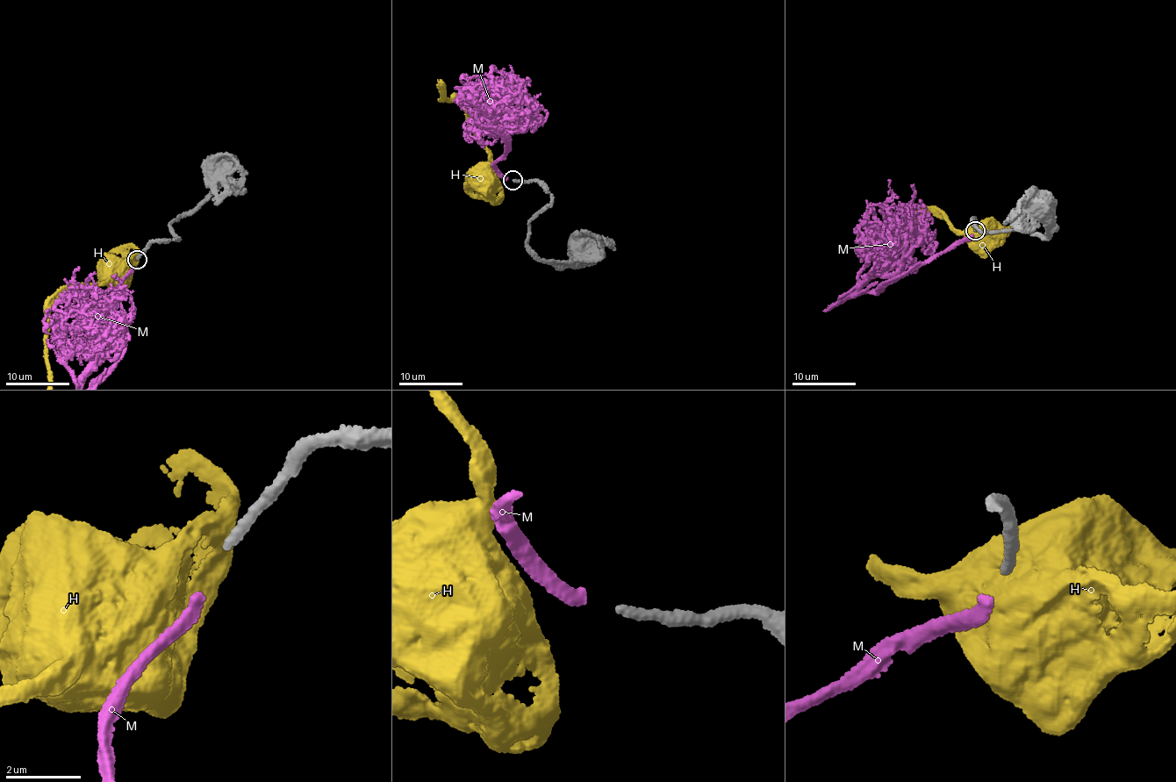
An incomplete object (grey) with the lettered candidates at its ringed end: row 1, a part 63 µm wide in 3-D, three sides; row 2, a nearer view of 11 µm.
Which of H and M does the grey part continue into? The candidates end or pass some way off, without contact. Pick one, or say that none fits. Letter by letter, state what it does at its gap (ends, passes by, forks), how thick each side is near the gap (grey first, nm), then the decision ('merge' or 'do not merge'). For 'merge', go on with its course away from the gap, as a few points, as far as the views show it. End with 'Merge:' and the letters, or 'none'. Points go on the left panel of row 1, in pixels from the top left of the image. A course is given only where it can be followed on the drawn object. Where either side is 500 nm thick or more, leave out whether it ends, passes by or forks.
H: calibres 260 and 800 nm; do not merge
M: it ends; calibres 260 and 280 nm; merge
Merge: M

